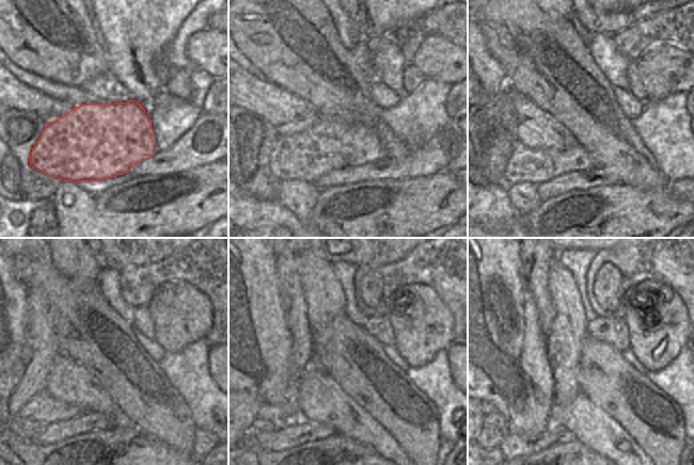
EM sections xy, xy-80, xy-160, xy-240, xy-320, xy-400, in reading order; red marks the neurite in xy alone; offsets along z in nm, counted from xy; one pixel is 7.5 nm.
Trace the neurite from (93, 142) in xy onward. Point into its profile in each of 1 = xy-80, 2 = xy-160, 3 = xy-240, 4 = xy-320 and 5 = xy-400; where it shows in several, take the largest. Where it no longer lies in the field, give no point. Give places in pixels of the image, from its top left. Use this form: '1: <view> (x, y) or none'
1: xy-80 (327, 146)
2: xy-160 (537, 166)
3: xy-240 (43, 407)
4: xy-320 (277, 415)
5: xy-400 (489, 409)

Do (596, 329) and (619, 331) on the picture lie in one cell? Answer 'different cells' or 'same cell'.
same cell

